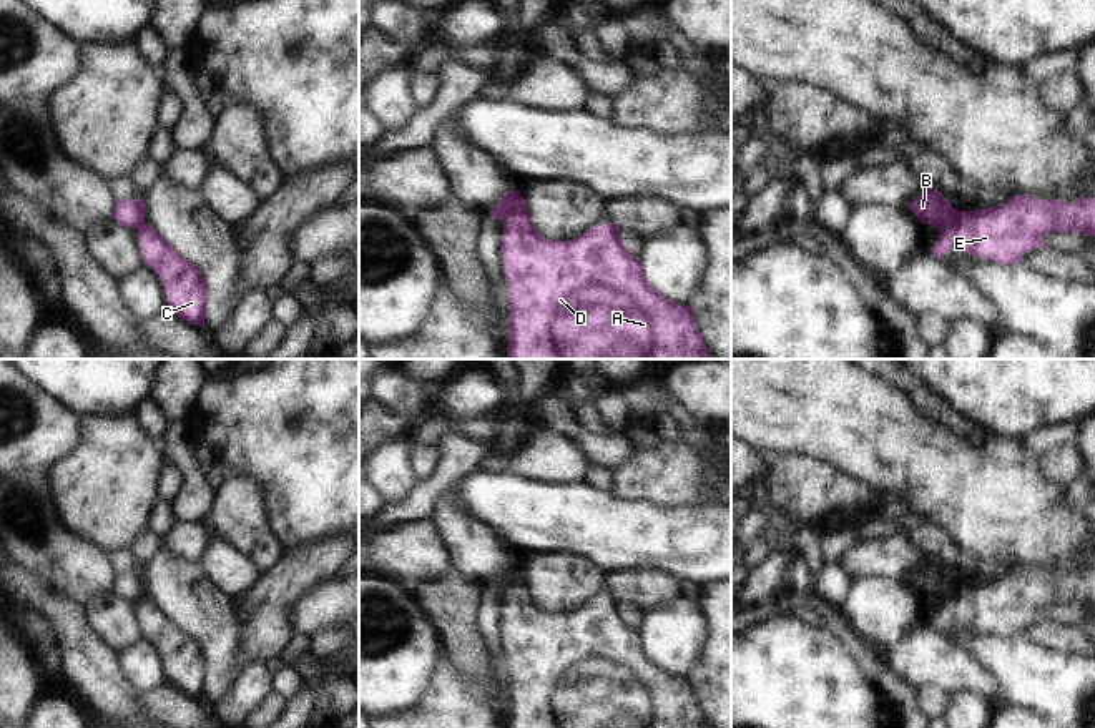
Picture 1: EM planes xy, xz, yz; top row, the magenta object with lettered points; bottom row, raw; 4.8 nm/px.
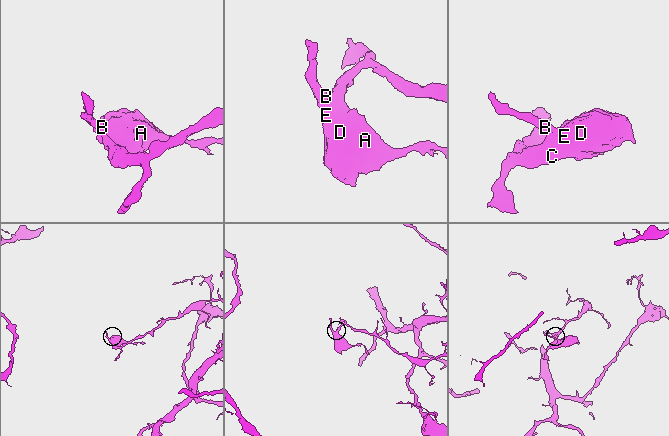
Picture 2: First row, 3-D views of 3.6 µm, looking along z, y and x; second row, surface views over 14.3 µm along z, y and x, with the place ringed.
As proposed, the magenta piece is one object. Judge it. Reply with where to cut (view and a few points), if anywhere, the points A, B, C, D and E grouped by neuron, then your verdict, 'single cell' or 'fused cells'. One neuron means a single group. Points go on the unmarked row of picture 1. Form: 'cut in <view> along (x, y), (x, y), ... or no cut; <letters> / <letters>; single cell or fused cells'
cut in xz along (519, 565), (502, 592); A C D E / B; fused cells

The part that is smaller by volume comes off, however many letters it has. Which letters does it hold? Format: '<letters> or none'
B

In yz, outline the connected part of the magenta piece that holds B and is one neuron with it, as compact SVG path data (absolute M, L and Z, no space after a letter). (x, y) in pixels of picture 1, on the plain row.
M934 560L914 570L909 582L917 588L921 597L932 597L935 600L954 595L962 587L962 583L952 580L945 568Z

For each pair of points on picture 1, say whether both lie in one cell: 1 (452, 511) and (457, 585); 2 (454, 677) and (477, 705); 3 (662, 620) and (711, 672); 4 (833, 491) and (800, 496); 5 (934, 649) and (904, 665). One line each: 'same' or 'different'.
1: different
2: same
3: different
4: same
5: same

